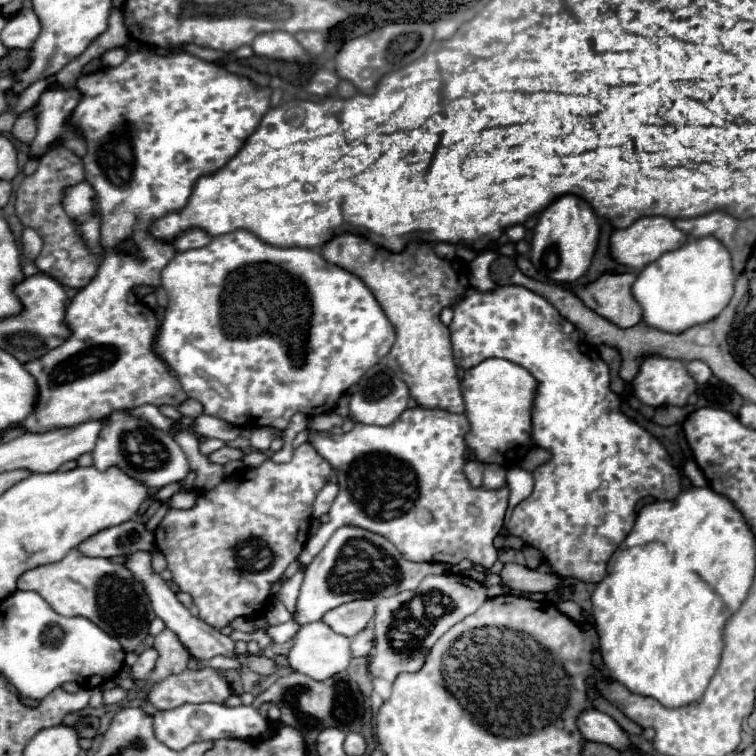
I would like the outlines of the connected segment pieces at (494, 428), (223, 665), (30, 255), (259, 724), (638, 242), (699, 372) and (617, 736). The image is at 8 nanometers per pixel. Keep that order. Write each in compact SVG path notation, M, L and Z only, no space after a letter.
M490 358L466 370L460 388L466 404L464 414L470 422L466 444L472 456L486 464L490 462L500 466L518 464L534 446L530 430L532 430L532 406L538 380L518 364Z
M224 656L212 658L212 660L208 662L208 666L214 666L214 668L218 668L218 670L240 670L240 668L242 668L242 666L238 664L238 660L234 660L234 658L224 658Z
M24 228L20 242L22 242L22 254L28 260L34 260L42 250L42 238L32 228Z
M184 704L174 710L164 710L154 714L154 734L156 738L166 744L172 750L184 750L194 742L202 742L208 738L208 742L220 740L220 738L264 738L270 734L270 720L262 716L252 706L236 706L228 708L224 704Z
M650 216L650 218L636 220L628 228L614 230L614 234L610 238L610 252L612 252L612 258L618 260L620 264L626 264L630 268L642 270L646 264L658 260L658 256L662 256L664 252L680 248L682 246L682 238L684 238L684 242L688 240L684 232L680 232L678 228L674 228L674 224L672 224L670 218L666 218L666 216L654 216L652 218Z
M700 360L686 362L686 370L688 370L688 374L690 374L698 384L706 384L706 382L708 382L708 378L712 376L710 368L708 368L704 362L700 362Z
M588 708L578 716L578 728L588 742L600 742L618 752L634 748L628 734L616 724L616 720L594 708Z

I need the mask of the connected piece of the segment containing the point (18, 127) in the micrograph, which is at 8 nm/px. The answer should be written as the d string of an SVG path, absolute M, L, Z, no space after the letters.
M30 110L22 112L22 116L16 120L14 128L12 128L12 136L22 142L22 144L30 144L36 136L36 124L34 124L34 116Z

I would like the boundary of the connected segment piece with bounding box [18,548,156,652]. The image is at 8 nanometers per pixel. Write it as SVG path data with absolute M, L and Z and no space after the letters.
M78 548L70 550L60 562L24 572L18 578L18 590L38 592L62 616L84 616L92 620L104 632L114 636L126 652L132 652L138 644L142 644L142 640L148 636L148 626L156 616L144 584L138 582L122 562L90 558Z

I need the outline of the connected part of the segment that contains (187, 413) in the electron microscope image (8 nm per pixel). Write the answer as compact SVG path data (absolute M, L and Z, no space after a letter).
M184 400L180 406L178 406L178 412L182 416L196 418L202 414L202 404L198 404L196 400Z

